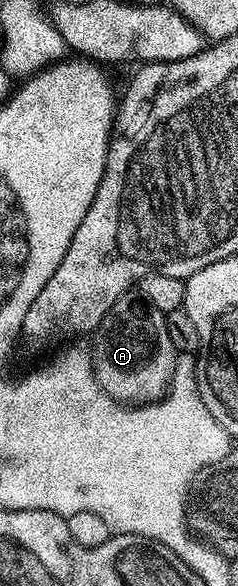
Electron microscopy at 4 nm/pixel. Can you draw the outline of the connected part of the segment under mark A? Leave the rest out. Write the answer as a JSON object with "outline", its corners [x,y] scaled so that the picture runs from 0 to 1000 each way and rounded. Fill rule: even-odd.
{"outline":[[[559,498],[525,500],[454,531],[403,567],[391,570],[395,638],[420,660],[475,684],[517,691],[634,691],[693,677],[748,601],[723,592],[706,573],[697,536],[655,531],[618,514]]]}

